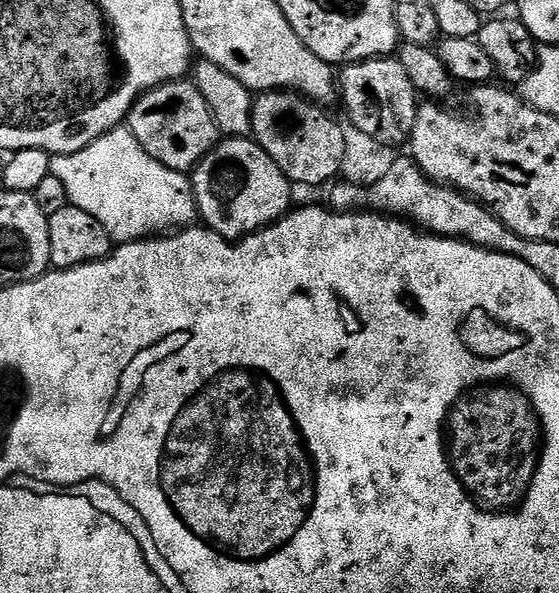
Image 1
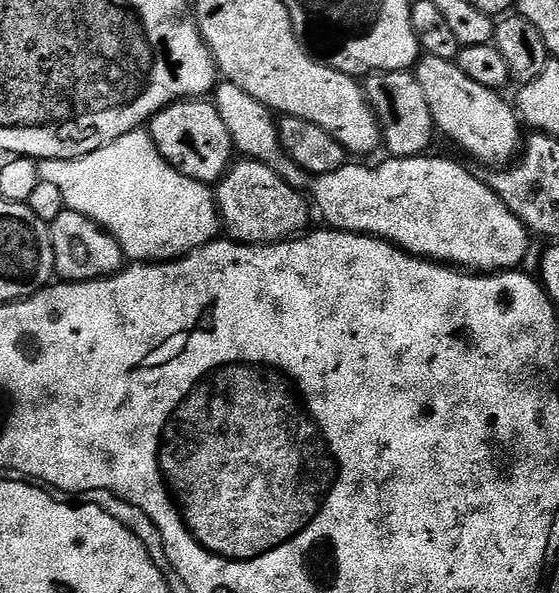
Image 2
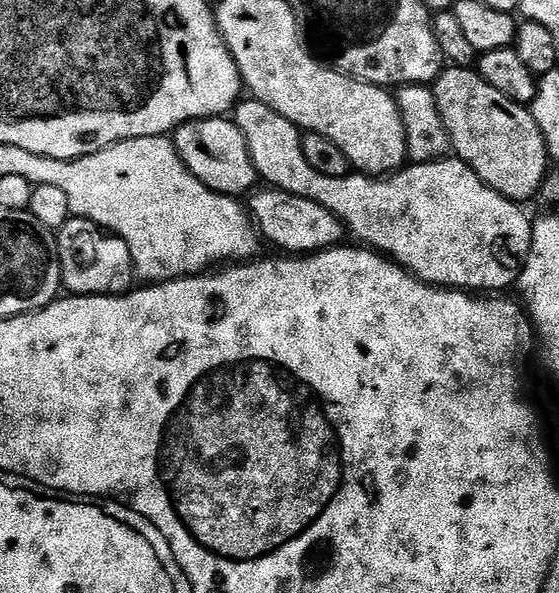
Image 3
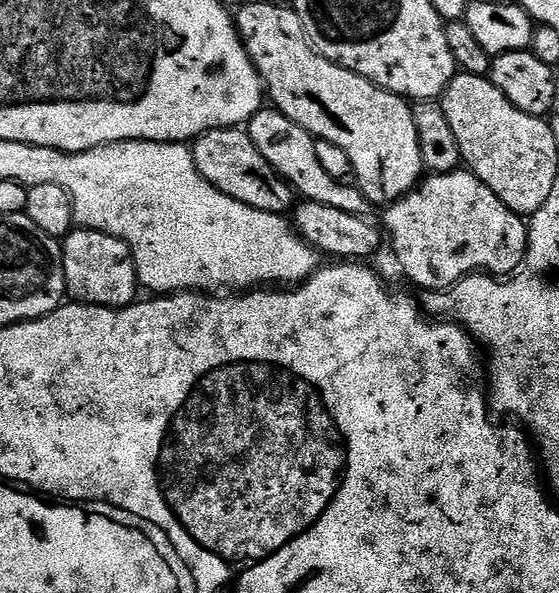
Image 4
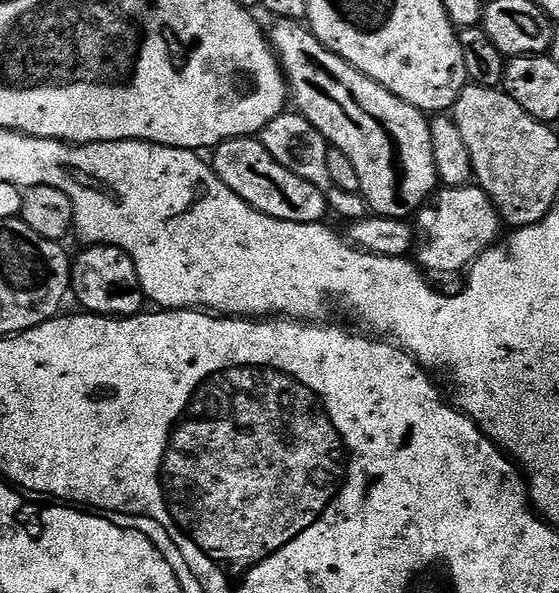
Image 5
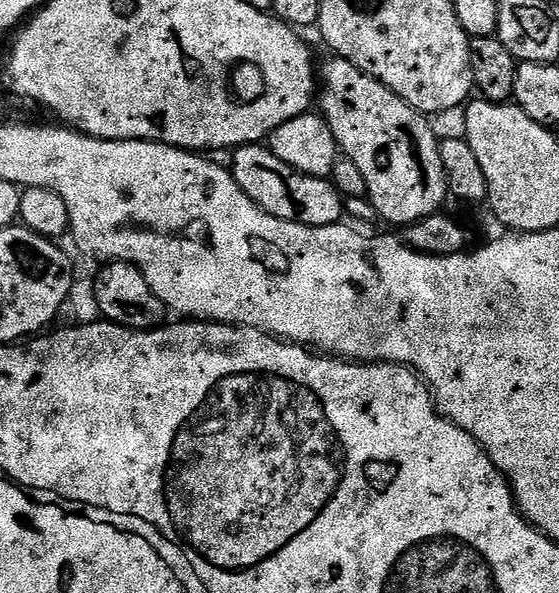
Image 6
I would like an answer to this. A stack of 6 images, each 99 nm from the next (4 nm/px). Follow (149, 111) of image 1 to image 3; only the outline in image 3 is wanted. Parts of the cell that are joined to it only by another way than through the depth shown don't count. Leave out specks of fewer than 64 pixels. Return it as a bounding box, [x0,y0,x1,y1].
[174,116,257,198]

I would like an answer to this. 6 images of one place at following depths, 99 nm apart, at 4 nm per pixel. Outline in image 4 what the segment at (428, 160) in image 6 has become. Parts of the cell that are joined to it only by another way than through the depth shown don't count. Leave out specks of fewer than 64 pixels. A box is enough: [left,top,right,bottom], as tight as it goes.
[234,2,426,205]

